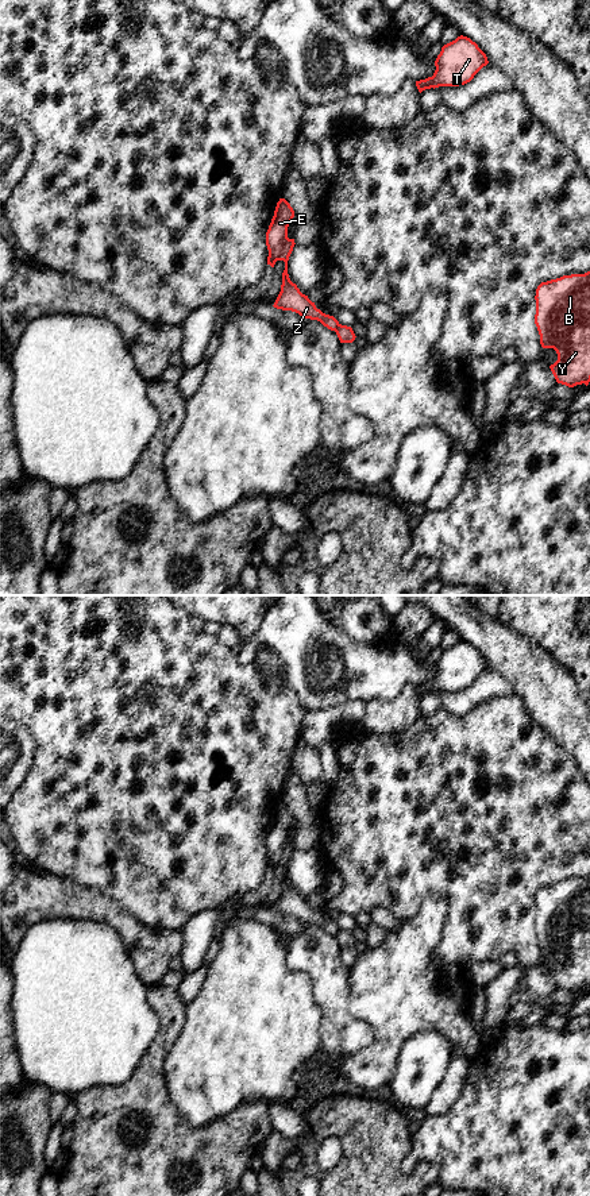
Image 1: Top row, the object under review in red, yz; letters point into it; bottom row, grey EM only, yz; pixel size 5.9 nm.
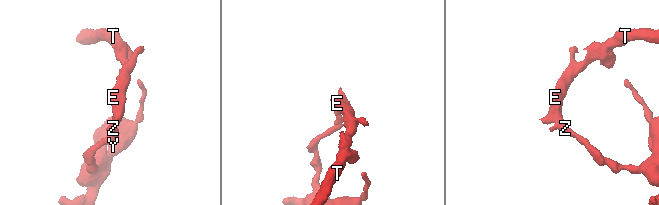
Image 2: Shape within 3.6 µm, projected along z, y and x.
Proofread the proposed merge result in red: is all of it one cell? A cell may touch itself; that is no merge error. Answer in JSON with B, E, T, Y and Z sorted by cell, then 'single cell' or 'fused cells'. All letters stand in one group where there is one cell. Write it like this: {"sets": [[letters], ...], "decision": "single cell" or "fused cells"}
{"sets": [["B", "Y"], ["E", "T", "Z"]], "decision": "fused cells"}

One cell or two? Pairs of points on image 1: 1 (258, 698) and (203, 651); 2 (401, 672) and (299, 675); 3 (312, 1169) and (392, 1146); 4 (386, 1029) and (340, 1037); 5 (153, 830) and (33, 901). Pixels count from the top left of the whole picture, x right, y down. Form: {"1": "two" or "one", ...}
{"1": "one", "2": "one", "3": "one", "4": "two", "5": "two"}

